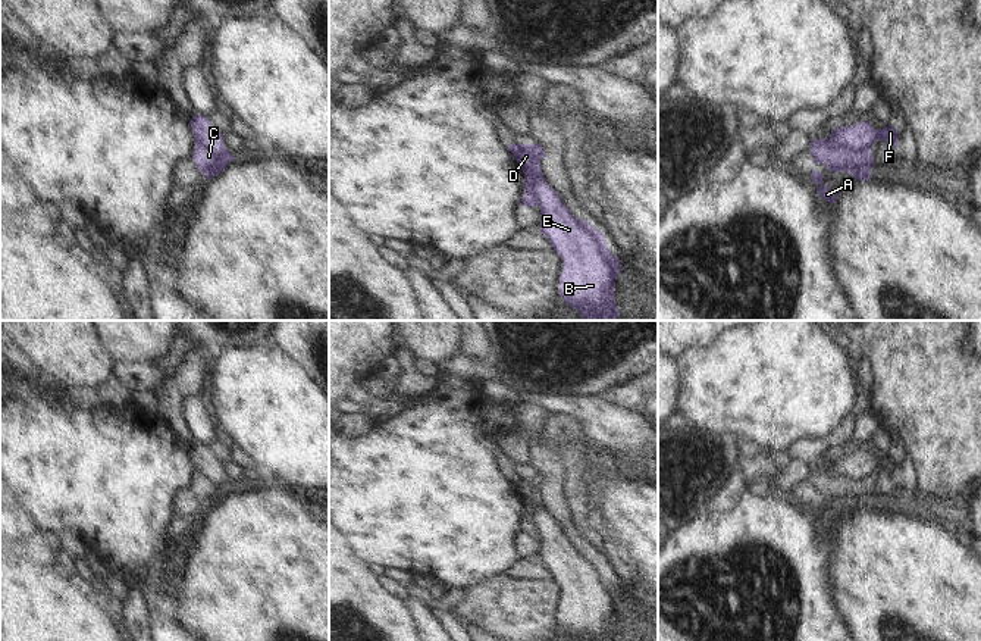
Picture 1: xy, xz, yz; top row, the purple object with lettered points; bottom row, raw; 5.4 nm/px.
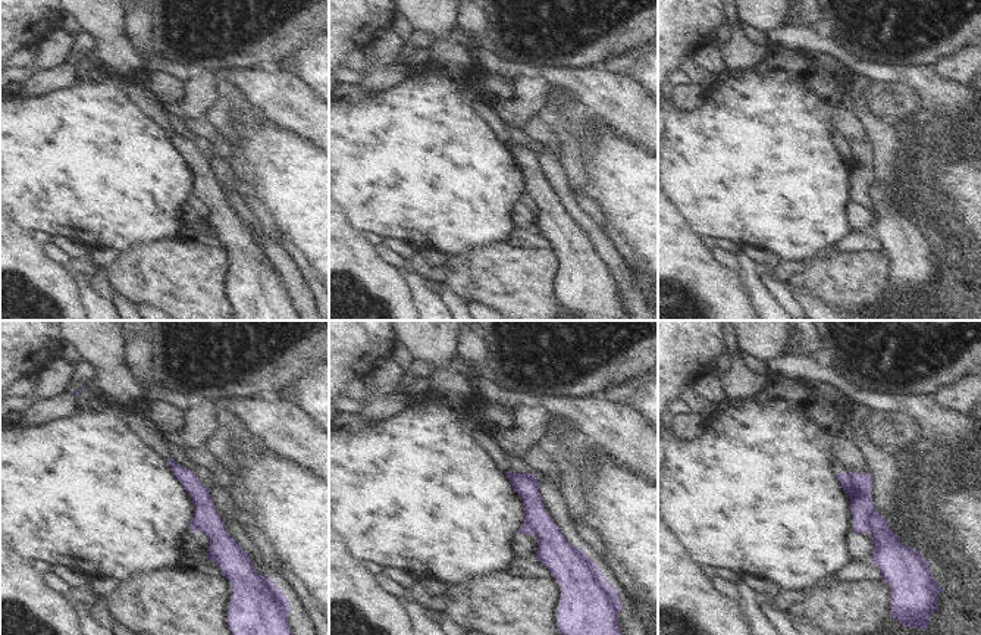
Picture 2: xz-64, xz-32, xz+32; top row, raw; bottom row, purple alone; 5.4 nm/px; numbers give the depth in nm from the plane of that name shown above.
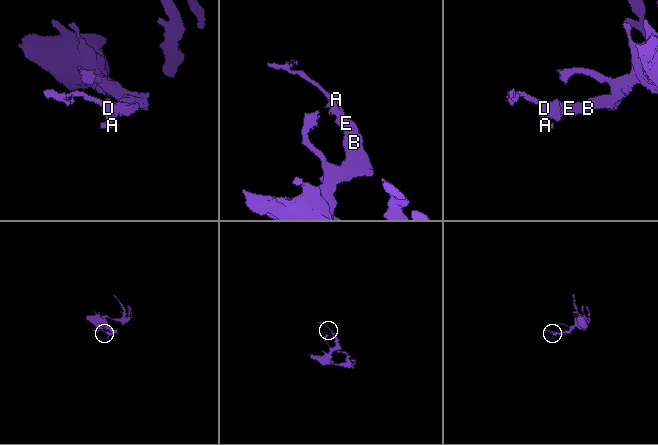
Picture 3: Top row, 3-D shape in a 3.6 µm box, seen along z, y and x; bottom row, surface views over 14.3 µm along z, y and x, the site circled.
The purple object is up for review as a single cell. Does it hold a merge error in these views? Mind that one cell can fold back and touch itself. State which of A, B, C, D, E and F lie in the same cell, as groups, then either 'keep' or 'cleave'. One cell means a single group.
A B C D E F; keep

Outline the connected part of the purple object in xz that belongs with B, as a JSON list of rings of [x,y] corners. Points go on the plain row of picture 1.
[[[540,473],[507,476],[524,503],[523,537],[539,535],[539,560],[562,587],[560,625],[577,641],[618,641],[614,619],[621,601],[618,588],[609,581],[605,565],[571,544],[561,526],[542,503],[545,481]]]

